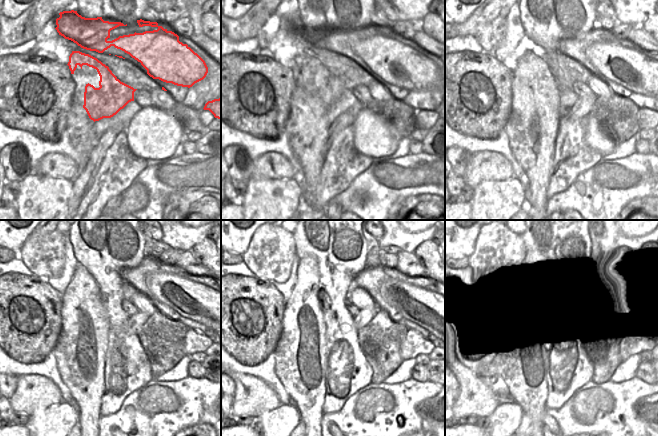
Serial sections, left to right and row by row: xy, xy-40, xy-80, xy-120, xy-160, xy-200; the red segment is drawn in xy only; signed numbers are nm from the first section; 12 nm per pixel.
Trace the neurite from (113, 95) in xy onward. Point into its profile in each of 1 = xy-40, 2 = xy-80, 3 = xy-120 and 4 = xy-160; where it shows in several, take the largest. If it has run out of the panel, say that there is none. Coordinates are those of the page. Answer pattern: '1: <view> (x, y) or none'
1: xy-40 (334, 87)
2: xy-80 (554, 91)
3: xy-120 (105, 319)
4: xy-160 (296, 288)

